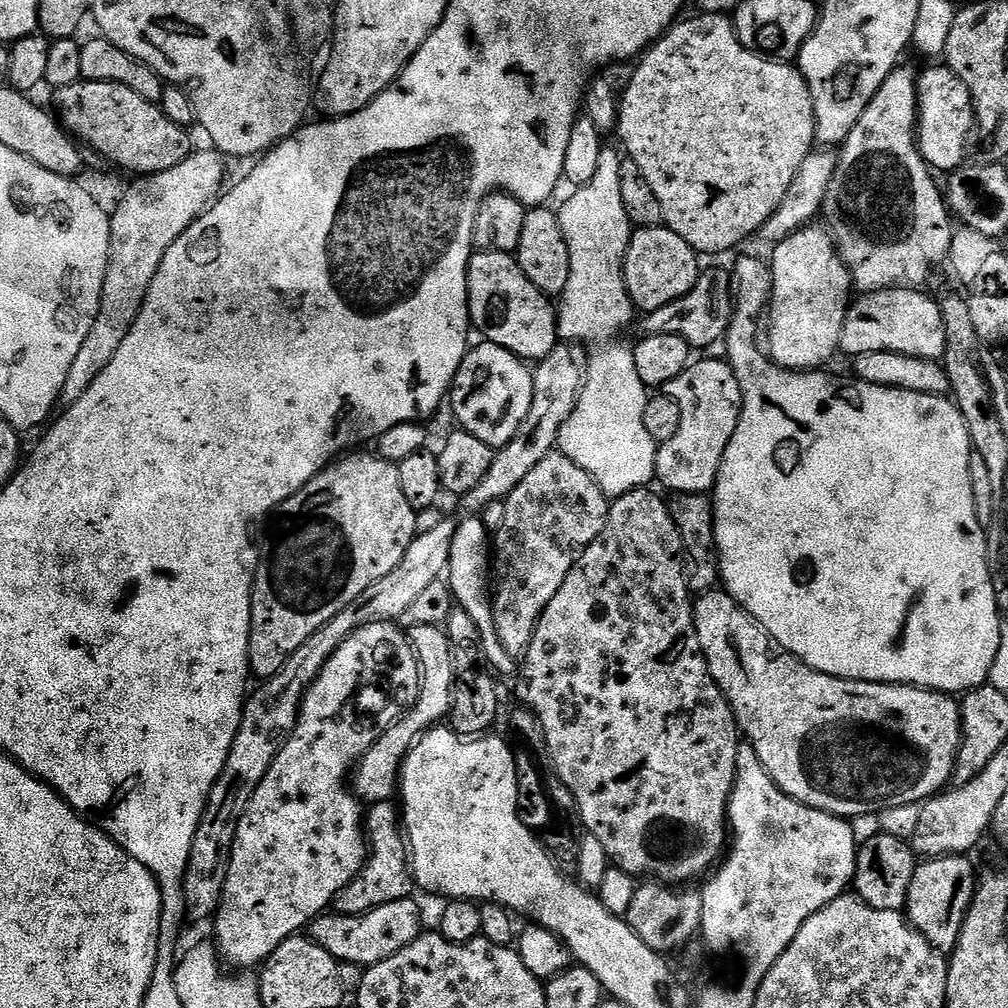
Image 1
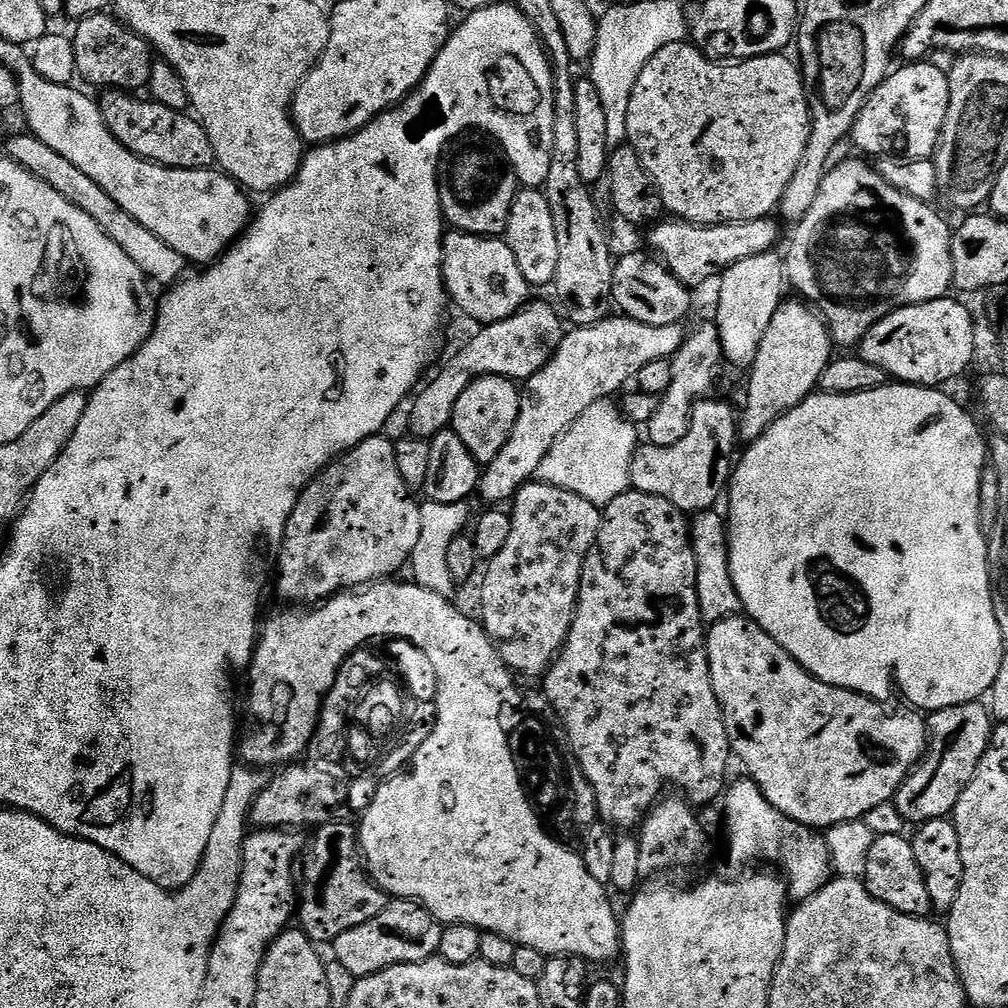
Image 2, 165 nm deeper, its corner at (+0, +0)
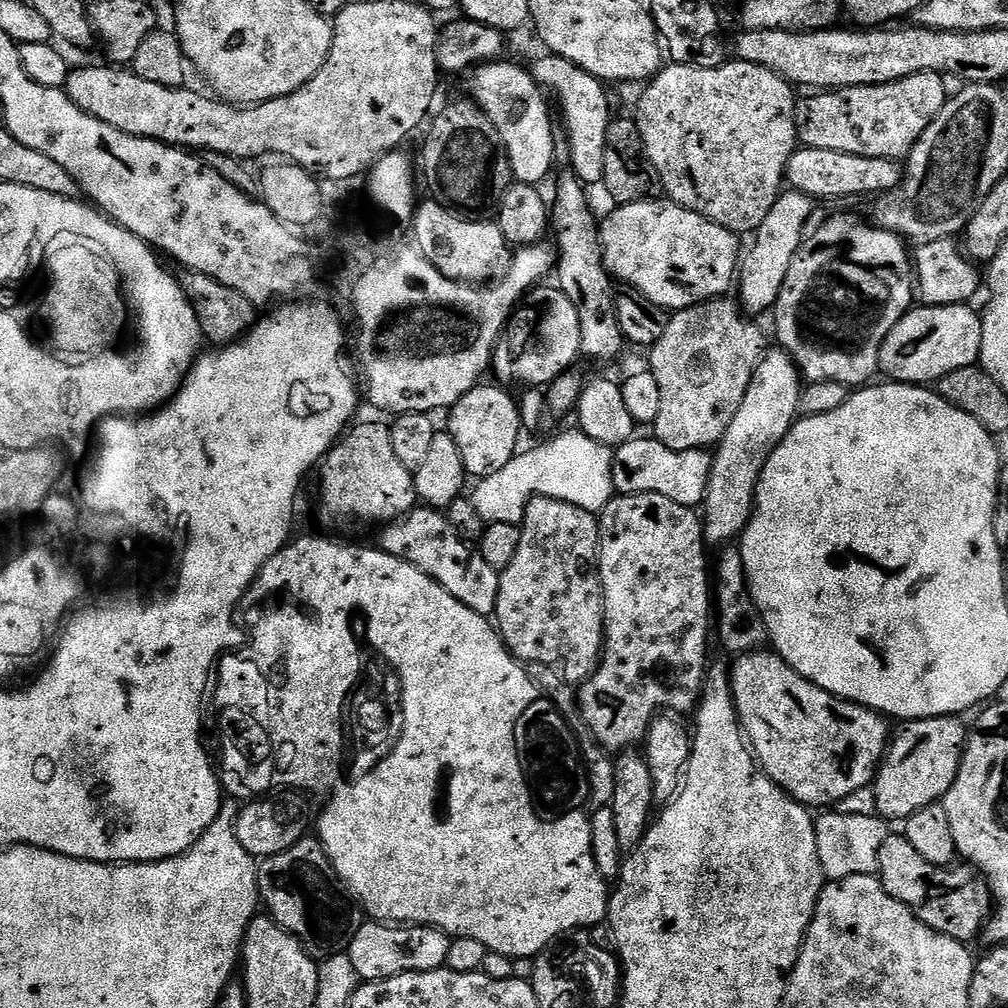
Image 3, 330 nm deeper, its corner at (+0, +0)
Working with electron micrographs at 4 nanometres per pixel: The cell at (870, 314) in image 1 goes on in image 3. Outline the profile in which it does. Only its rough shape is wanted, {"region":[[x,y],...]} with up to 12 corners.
{"region":[[968,304],[916,306],[886,334],[879,371],[928,386],[980,359]]}

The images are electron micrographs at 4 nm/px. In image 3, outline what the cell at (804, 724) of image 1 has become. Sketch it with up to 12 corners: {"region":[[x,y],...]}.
{"region":[[775,651],[730,668],[763,775],[809,810],[875,781],[885,717]]}

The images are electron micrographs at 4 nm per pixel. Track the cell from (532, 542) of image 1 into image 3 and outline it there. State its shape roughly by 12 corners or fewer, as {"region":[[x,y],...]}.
{"region":[[535,496],[494,627],[579,686],[604,647],[600,521]]}

